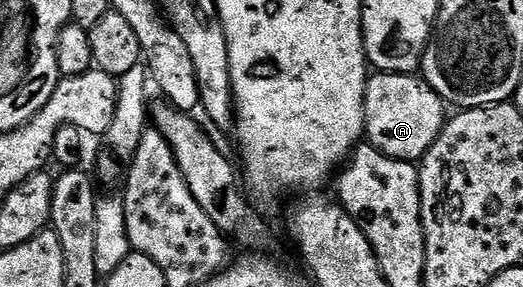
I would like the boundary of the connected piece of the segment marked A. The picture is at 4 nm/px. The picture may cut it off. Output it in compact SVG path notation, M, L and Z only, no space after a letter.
M375 72L365 87L365 129L369 144L396 160L417 162L445 127L445 102L419 76Z

